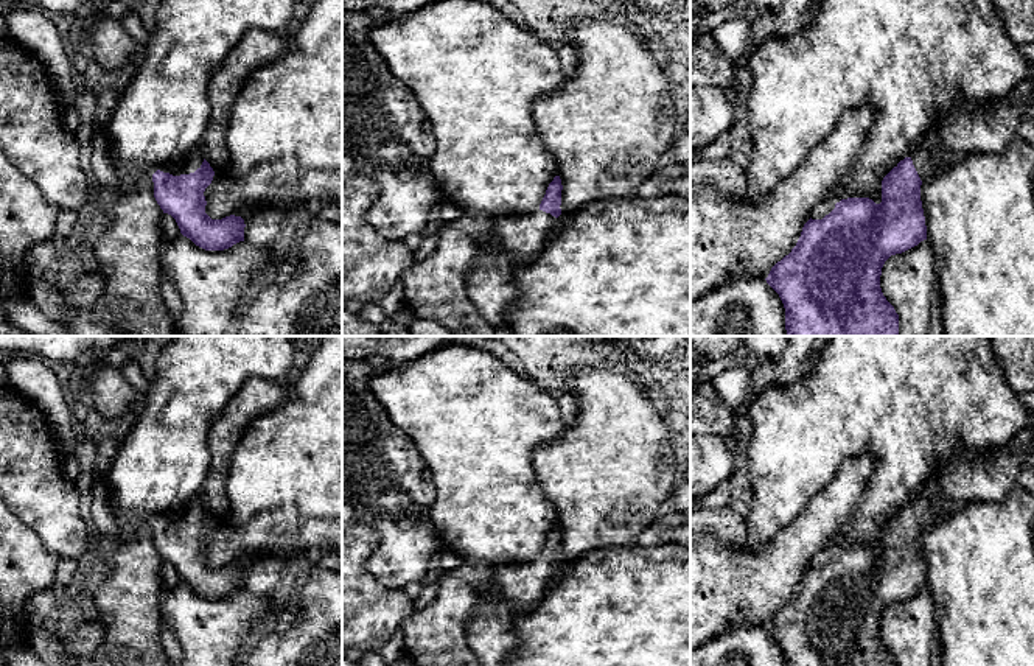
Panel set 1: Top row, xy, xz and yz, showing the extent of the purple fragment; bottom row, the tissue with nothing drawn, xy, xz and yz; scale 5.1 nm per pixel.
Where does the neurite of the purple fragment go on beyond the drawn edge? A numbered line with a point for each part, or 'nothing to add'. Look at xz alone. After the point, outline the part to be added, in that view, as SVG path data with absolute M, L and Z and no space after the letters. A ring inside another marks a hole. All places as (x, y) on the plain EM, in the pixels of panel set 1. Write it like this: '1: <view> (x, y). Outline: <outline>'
1: xz (521, 585). Outline: M543 559L530 563L504 563L494 570L493 584L510 612L529 612L543 598L557 574L557 566Z

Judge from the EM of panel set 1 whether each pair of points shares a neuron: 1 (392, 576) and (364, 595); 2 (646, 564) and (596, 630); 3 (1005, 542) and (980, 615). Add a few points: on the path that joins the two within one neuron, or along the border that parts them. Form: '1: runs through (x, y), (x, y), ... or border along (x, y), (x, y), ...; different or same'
1: border along (377, 546), (367, 568), (383, 584), (401, 590); different
2: runs through (646, 581), (613, 613); same
3: runs through (1005, 560), (1005, 590), (999, 596); same

